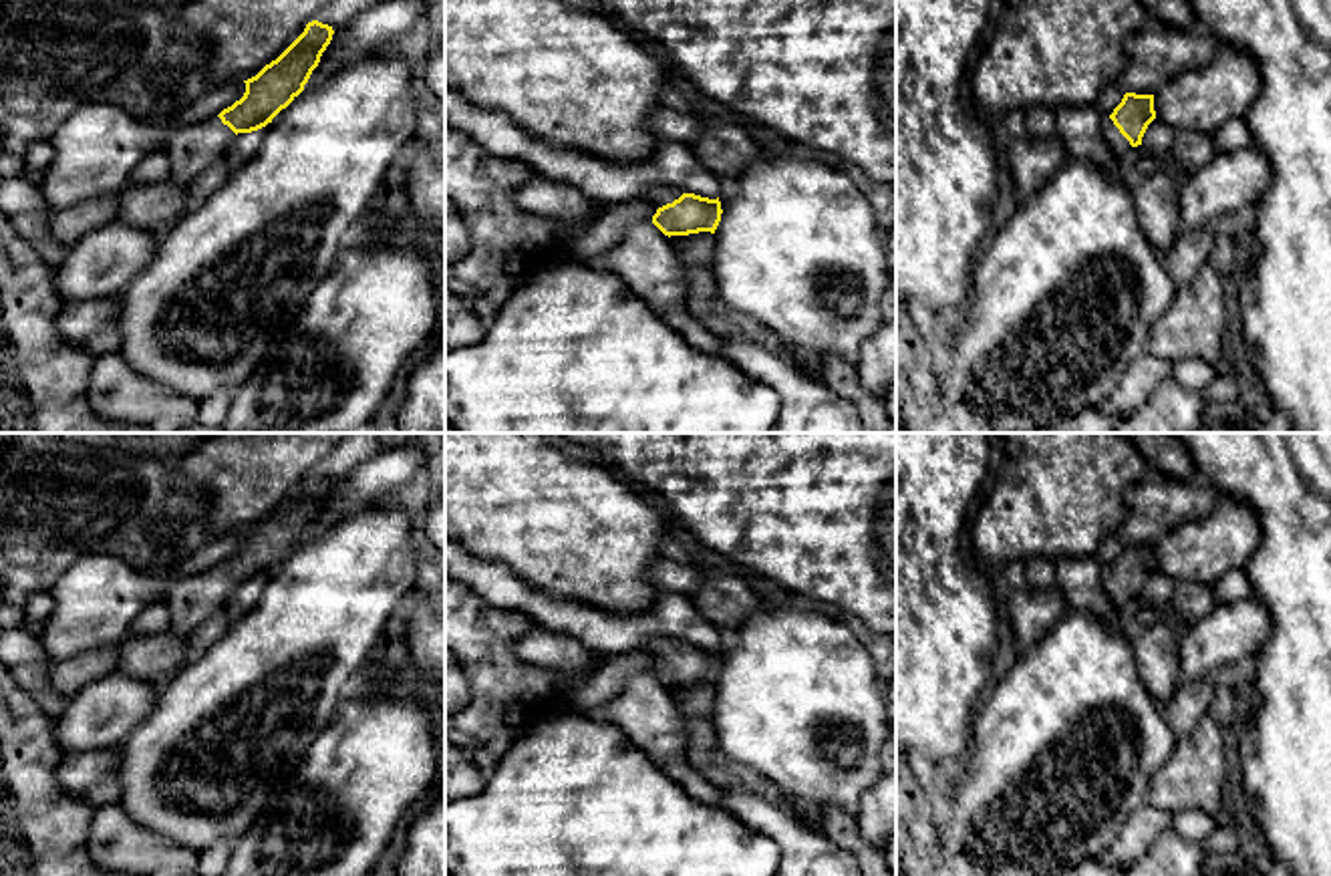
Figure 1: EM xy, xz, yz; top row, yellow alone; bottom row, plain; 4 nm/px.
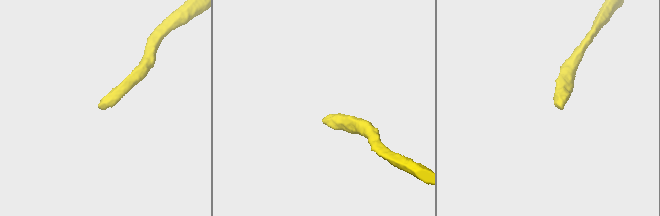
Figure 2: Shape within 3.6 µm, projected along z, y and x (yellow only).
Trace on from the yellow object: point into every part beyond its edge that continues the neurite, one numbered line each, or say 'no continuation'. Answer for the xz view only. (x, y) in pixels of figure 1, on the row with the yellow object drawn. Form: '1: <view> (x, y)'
1: xz (657, 196)

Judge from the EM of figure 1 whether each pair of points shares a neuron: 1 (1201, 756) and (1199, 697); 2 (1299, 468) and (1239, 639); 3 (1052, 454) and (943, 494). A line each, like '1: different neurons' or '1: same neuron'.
1: different neurons
2: different neurons
3: different neurons

